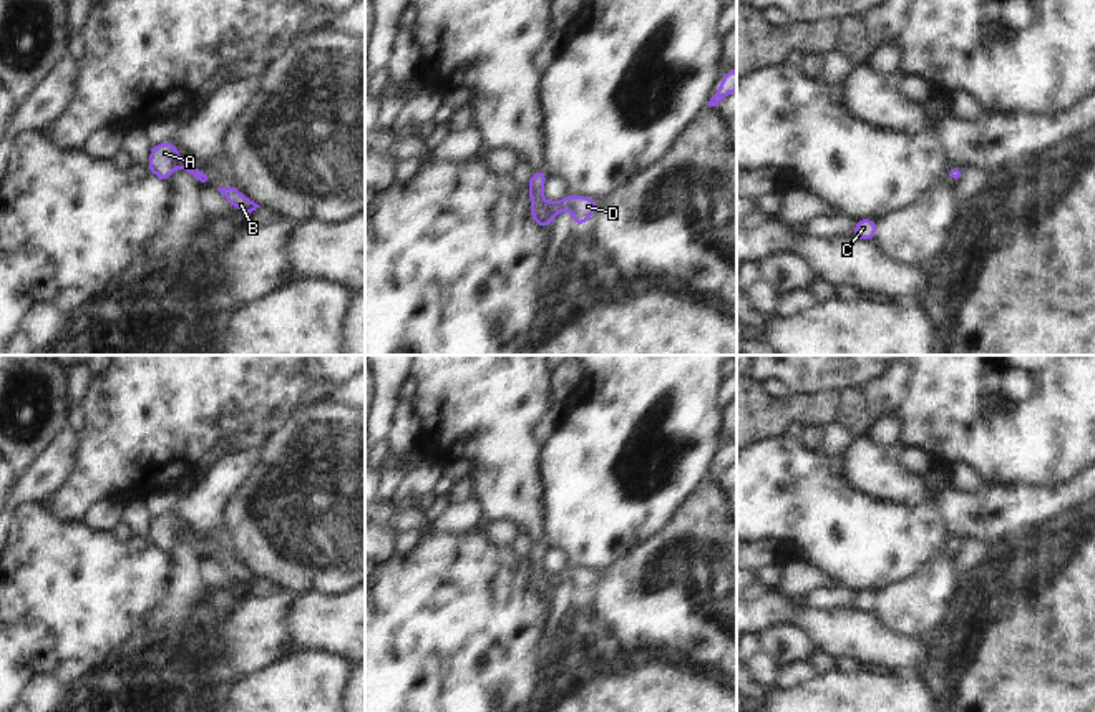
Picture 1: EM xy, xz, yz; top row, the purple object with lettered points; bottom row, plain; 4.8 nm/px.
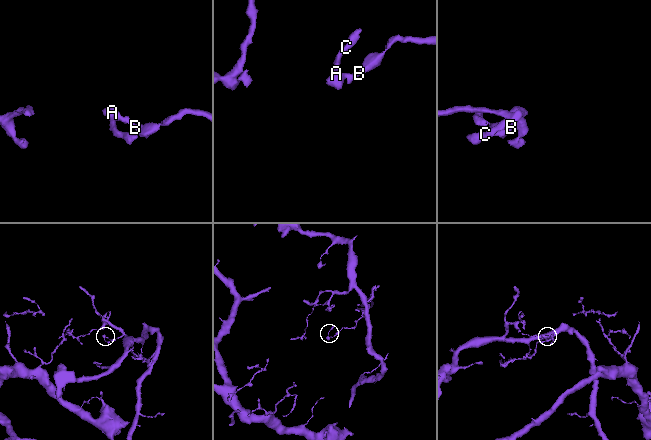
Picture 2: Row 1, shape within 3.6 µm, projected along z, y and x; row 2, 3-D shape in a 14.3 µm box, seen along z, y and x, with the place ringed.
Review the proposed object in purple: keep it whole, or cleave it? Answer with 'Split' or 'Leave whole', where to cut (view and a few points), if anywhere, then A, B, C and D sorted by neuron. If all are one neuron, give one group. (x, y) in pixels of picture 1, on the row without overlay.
Leave whole. No split. Groups: A B C D

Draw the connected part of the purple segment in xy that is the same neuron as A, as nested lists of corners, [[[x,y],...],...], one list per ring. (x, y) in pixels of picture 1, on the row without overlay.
[[[174,513],[151,518],[148,541],[153,548],[159,548],[163,554],[168,554],[178,536],[196,549],[201,558],[211,558],[212,546],[199,543],[187,526],[181,531]]]

